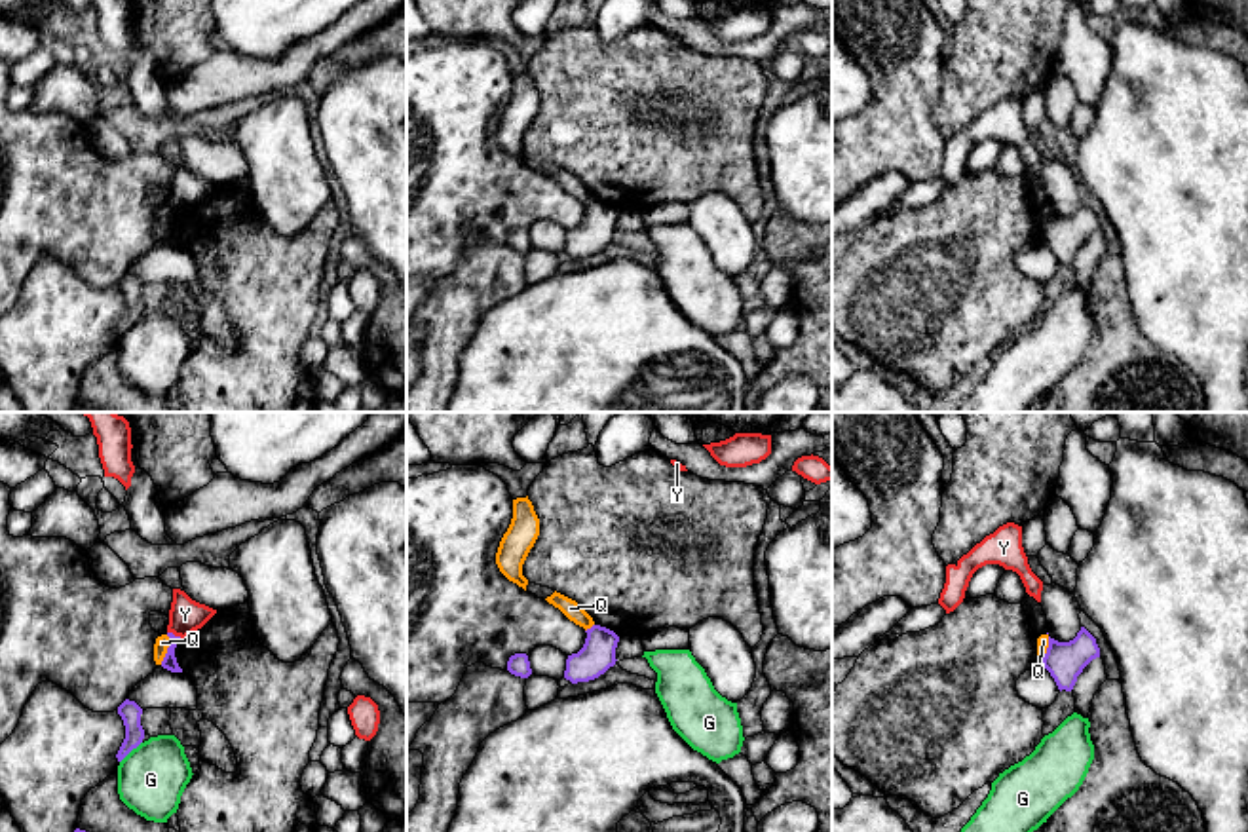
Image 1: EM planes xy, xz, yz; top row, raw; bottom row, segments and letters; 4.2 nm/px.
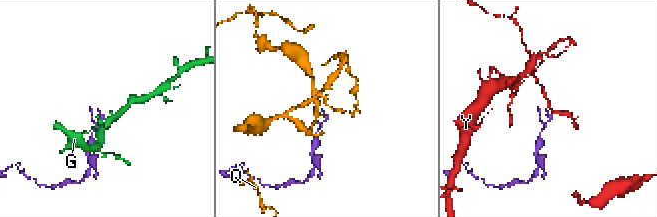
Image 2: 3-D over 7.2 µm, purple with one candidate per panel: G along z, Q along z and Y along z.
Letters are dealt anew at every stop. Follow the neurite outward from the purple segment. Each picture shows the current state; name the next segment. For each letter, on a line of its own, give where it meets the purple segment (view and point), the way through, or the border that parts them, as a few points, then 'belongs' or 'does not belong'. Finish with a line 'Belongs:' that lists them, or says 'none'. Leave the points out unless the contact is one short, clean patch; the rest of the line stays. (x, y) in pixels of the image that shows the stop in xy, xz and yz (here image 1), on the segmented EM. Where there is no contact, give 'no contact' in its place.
G: xy (130, 751) | does not belong
Q: xy (168, 650) | along xy (168, 635), (168, 652), (160, 663) | does not belong
Y: xy (173, 635) | along xy (168, 631), (181, 637) | does not belong
Belongs: none

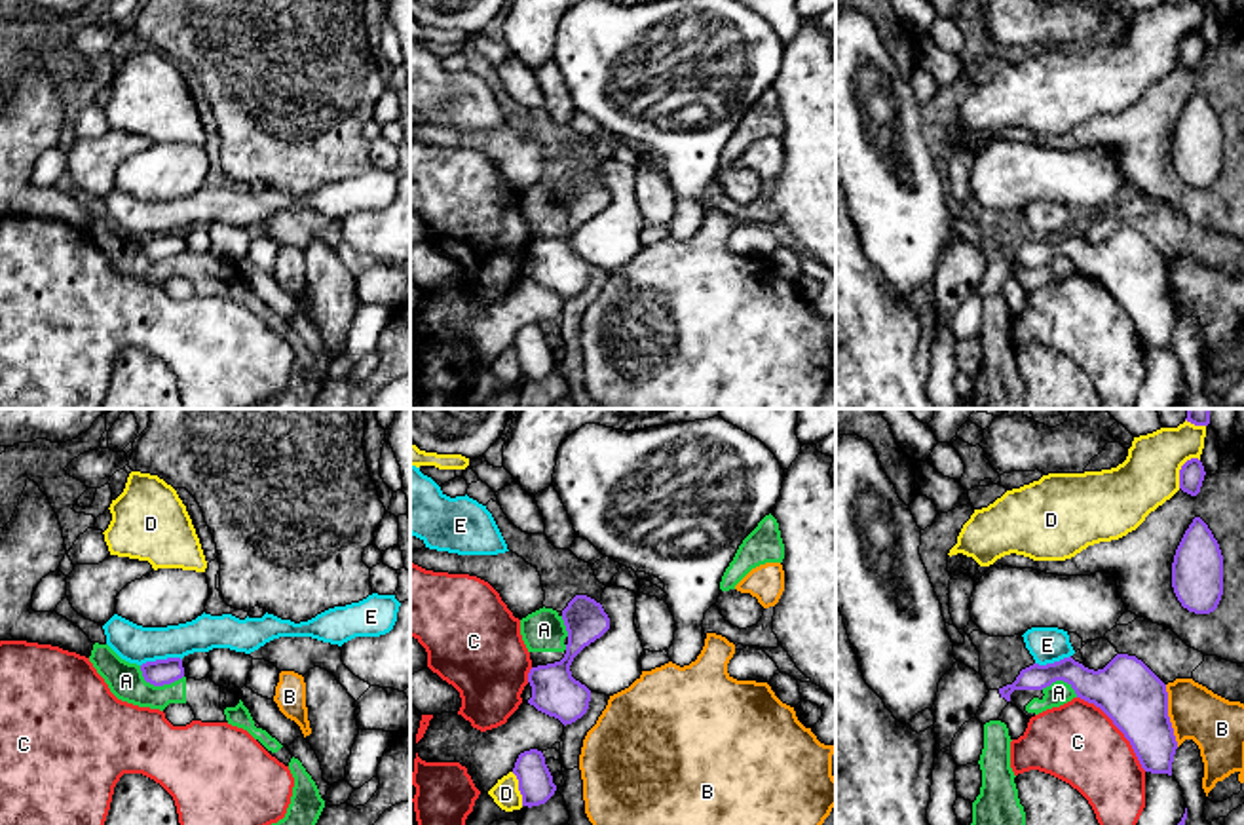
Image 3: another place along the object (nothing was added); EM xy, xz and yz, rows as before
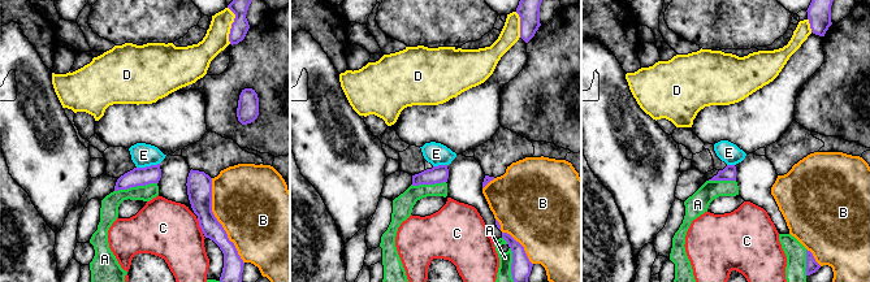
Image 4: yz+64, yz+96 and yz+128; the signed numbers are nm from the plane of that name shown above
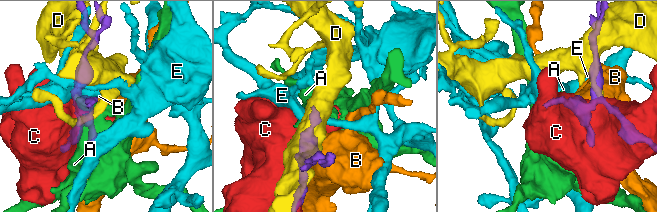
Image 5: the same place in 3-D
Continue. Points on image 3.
A: xy (158, 685) | does not belong
B: yz (1167, 715) | does not belong
C: yz (1117, 727) | does not belong
D: yz (1180, 470) | does not belong
E: xy (160, 660) | along xy (181, 658), (156, 658), (141, 666) | does not belong
Belongs: none

